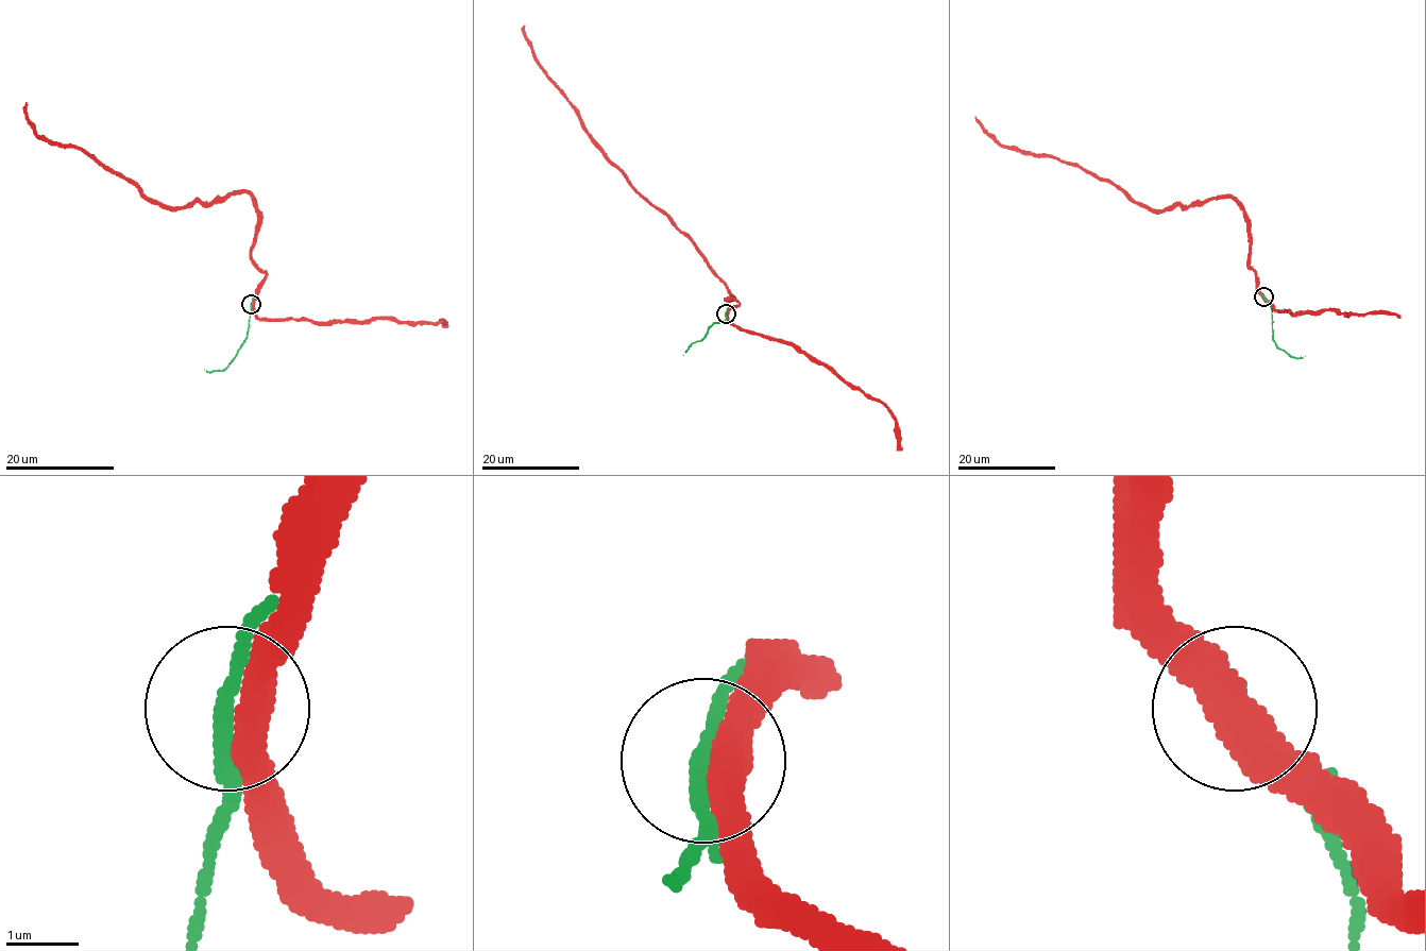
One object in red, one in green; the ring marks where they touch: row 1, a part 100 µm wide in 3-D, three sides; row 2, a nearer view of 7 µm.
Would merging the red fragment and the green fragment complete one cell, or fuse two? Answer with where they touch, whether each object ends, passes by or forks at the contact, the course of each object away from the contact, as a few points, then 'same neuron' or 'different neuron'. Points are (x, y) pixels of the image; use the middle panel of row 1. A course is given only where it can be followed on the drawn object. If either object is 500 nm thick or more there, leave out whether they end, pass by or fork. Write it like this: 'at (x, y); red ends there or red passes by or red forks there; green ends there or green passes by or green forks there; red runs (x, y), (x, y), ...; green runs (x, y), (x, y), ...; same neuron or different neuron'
at (726, 313); red passes by; green passes by; red runs (727, 313), (739, 304), (725, 299), (731, 295), (729, 288), (584, 126), (578, 109), (538, 61), (524, 24); green runs (725, 313), (724, 321), (714, 322), (683, 355); same neuron

